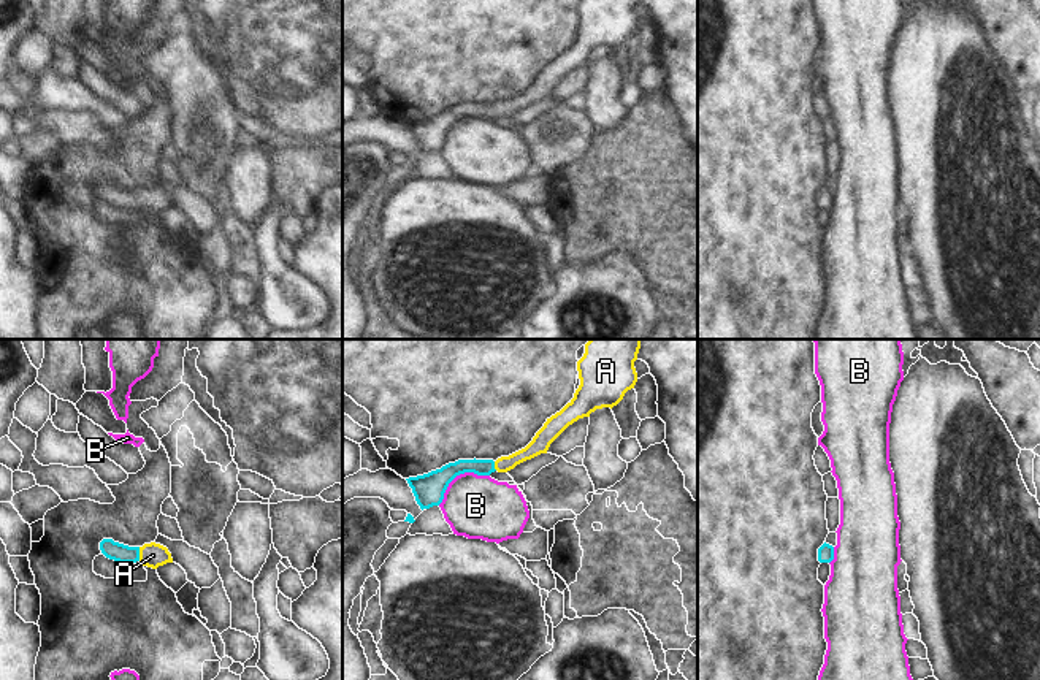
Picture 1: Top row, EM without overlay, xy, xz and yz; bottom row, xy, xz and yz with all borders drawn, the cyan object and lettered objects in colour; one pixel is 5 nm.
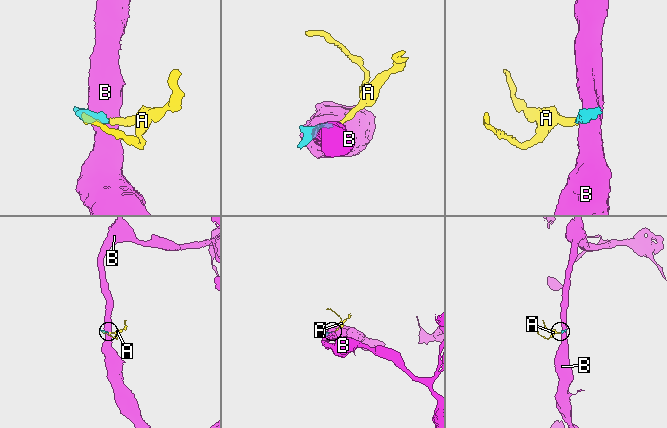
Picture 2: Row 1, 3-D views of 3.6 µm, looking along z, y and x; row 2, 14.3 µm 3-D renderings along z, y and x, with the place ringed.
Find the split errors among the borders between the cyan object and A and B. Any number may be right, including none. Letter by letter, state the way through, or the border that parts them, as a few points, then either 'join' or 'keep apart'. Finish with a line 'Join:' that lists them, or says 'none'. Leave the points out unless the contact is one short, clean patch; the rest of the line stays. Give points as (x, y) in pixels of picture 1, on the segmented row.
A: runs through xy (113, 550), (138, 553), (152, 555); join
B: border along xz (489, 474), (460, 473), (449, 484), (444, 498), (438, 504); keep apart
Join: A

